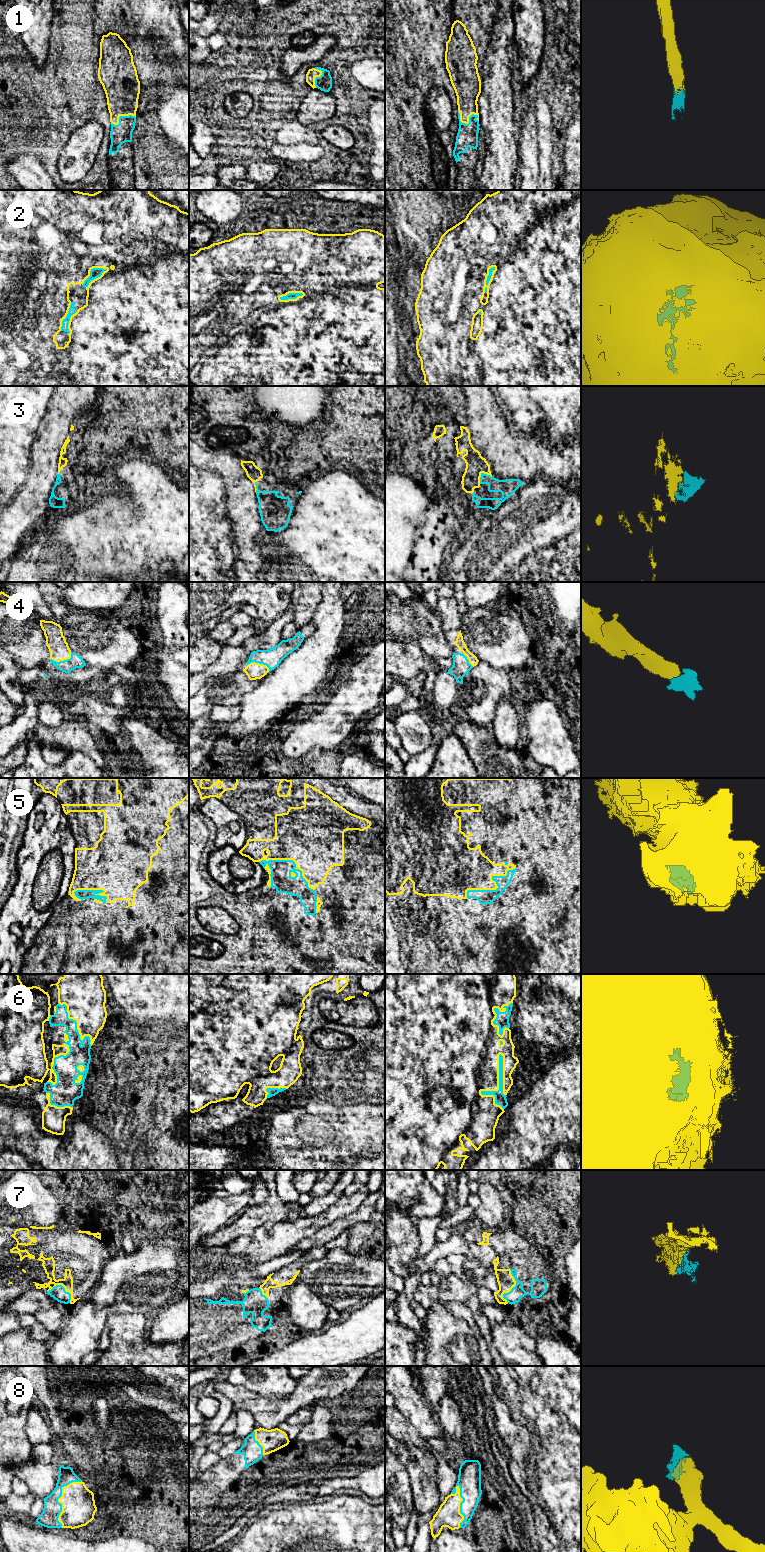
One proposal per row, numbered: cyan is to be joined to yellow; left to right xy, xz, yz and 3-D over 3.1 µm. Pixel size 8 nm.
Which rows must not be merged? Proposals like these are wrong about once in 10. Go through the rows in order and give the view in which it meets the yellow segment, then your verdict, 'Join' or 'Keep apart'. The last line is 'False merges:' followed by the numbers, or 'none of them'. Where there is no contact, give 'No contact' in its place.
1: Touches yellow in yz. Join
2: Touches yellow in xy. Join
3: Touches yellow in yz. Join
4: Touches yellow in xy. Join
5: Touches yellow in yz. Keep apart
6: Touches yellow in yz. Join
7: Touches yellow in yz. Join
8: Touches yellow in xy. Join
False merges: 5

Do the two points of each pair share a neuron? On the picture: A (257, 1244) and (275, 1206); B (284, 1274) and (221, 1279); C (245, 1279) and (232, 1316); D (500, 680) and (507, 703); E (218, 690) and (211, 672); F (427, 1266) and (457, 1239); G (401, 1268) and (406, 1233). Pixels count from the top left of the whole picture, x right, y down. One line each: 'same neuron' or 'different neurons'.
A: different neurons
B: different neurons
C: different neurons
D: different neurons
E: different neurons
F: same neuron
G: same neuron

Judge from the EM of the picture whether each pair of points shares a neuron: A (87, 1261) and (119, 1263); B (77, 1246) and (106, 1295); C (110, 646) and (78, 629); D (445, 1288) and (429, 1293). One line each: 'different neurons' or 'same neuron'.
A: different neurons
B: different neurons
C: same neuron
D: different neurons

